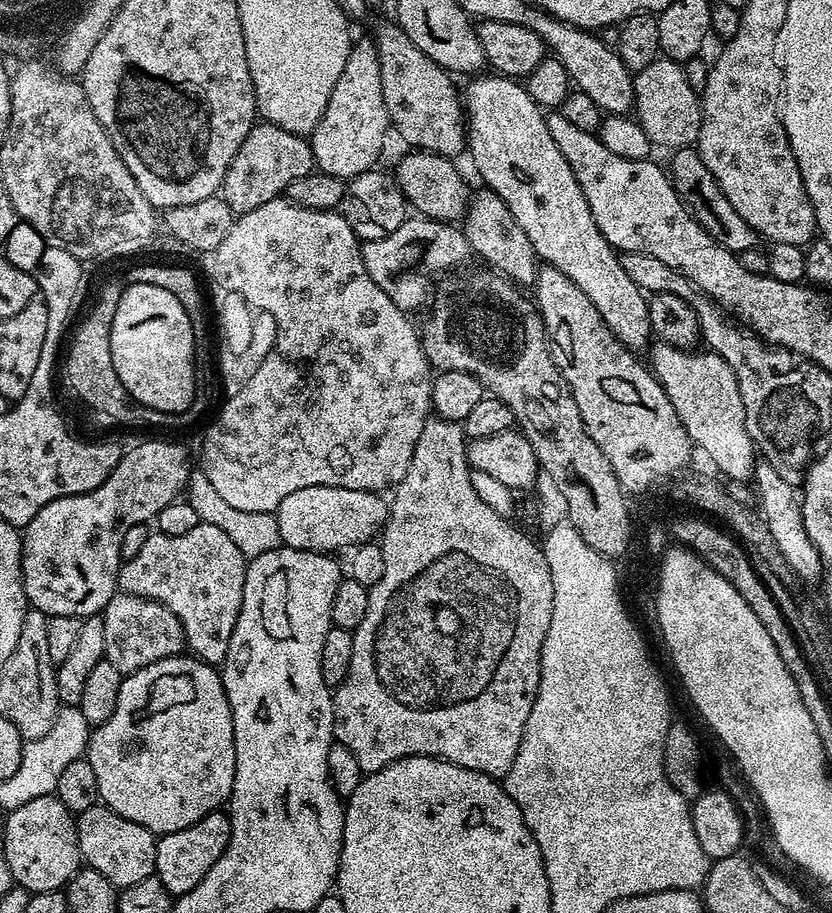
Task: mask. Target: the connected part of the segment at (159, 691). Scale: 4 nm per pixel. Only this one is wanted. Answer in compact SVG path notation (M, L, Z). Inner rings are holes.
M181 654L162 658L150 666L137 672L127 673L121 679L118 690L118 706L114 706L114 714L106 718L106 722L95 725L88 737L86 758L90 766L94 766L94 774L98 777L100 800L110 810L114 810L122 818L130 818L130 822L138 822L138 826L146 826L153 834L177 832L194 826L211 812L223 809L232 795L234 786L234 770L236 769L236 751L234 750L234 726L232 725L232 711L230 702L226 698L224 683L220 680L220 673L213 665L205 664L203 660L191 655Z

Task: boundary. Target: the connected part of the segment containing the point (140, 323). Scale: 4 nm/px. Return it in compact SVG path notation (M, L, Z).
M128 284L125 287L122 298L118 298L118 310L114 310L114 326L110 326L110 358L114 362L114 370L122 382L124 391L129 392L140 404L145 404L148 408L159 412L184 412L186 406L191 405L198 383L195 376L195 334L192 333L192 323L186 310L182 310L182 302L178 302L178 298L174 298L174 294L170 294L170 290L149 284Z

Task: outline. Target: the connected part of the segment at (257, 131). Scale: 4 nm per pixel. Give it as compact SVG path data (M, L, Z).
M257 122L253 124L250 134L246 134L242 146L238 146L238 154L234 154L226 170L222 195L225 202L232 207L233 213L258 210L258 206L287 193L294 178L302 178L312 171L312 146L305 137L290 130L282 130L282 126Z

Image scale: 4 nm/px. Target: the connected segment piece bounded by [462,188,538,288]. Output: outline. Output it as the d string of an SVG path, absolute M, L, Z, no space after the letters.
M487 188L471 197L462 220L462 231L473 253L484 258L497 273L522 288L533 287L538 271L538 257L530 243L530 238L514 221L509 208L496 194Z

